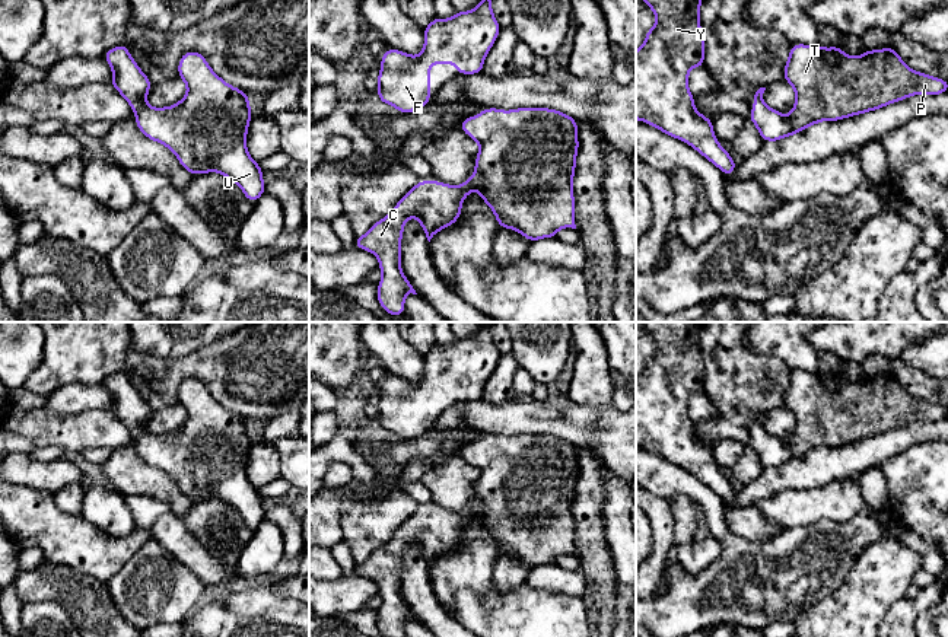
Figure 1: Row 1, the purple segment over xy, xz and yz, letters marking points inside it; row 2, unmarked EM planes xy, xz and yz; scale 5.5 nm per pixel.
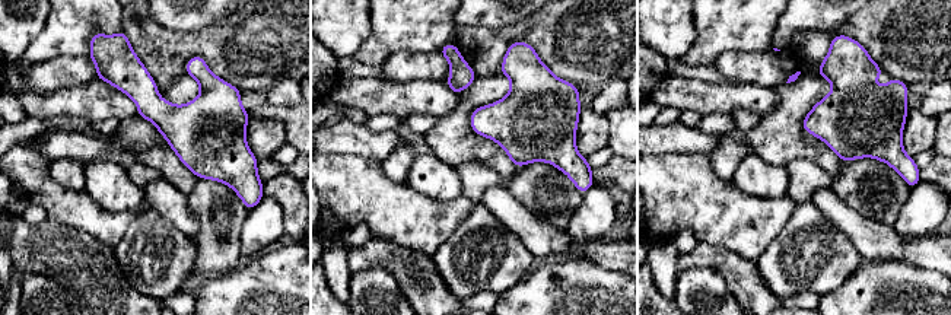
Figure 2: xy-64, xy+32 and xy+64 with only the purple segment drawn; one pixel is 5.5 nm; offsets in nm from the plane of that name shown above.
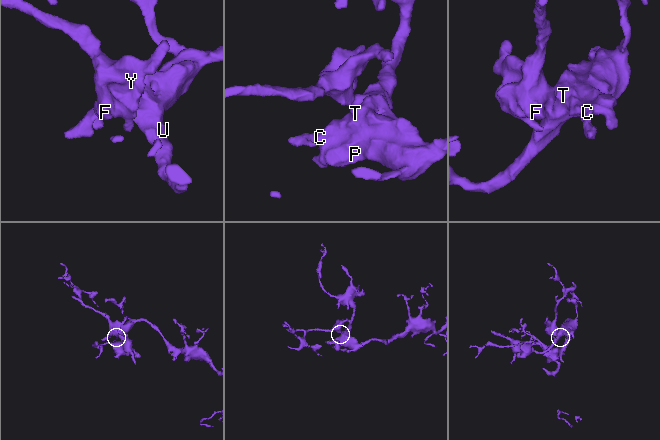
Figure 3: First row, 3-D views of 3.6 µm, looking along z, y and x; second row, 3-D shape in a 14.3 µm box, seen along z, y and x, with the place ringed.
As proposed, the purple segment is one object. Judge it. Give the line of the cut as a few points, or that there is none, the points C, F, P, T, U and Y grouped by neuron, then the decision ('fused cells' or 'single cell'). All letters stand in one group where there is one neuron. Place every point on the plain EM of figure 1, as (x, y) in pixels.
no cut | C F P T U Y | single cell

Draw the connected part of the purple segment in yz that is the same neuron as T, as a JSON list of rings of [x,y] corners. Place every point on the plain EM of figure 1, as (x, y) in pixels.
[[[792,370],[783,405],[796,421],[789,442],[763,429],[766,414],[754,421],[748,446],[764,469],[792,464],[817,449],[877,437],[913,421],[936,423],[948,417],[947,407],[912,396],[891,373],[852,383],[840,372]]]

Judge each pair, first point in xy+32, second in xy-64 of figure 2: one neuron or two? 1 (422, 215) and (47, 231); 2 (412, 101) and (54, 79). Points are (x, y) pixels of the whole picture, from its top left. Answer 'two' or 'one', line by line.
1: two
2: two

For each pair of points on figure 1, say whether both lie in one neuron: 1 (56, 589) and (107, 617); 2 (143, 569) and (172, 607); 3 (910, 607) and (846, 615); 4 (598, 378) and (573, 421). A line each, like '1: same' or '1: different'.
1: same
2: same
3: different
4: different

